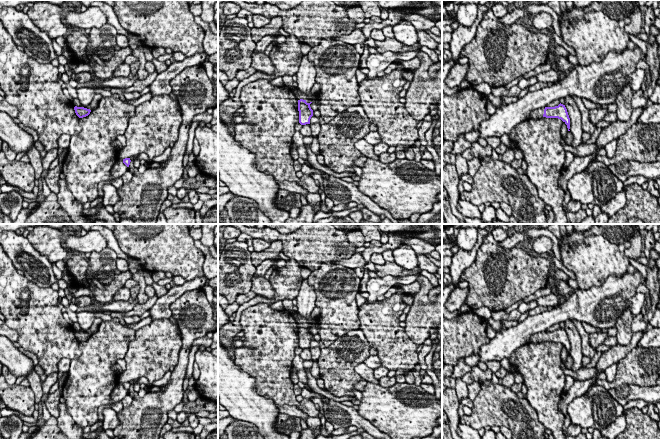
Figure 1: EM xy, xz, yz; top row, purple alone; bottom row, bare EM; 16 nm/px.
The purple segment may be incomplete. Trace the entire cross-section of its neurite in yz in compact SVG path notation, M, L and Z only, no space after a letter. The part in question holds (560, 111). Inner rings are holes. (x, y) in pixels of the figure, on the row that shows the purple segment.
M560 103L555 107L545 107L544 110L538 108L533 110L529 116L532 119L541 119L543 117L561 119L567 125L568 131L570 131L570 118L565 105Z

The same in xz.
M294 88L298 92L298 111L299 111L299 123L301 125L310 124L310 119L313 116L313 110L310 107L310 103L307 103L306 100L310 99L311 101L315 99L315 96L311 93L310 96L306 96L297 88Z

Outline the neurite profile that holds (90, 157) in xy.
M115 93L111 97L102 97L98 106L92 109L88 116L80 118L79 125L82 130L78 135L71 136L62 164L67 187L80 203L85 204L98 198L98 184L110 180L111 169L119 159L119 151L112 143L118 135L124 135L129 118L135 115L135 109L133 105L124 103Z

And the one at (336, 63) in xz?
M322 39L317 46L311 48L307 56L316 69L315 81L320 88L315 98L319 100L318 110L325 123L331 122L349 107L360 104L356 71L360 68L361 54L353 45L338 40Z

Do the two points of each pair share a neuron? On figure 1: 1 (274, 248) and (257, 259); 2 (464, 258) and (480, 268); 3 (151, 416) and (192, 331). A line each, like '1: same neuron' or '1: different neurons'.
1: same neuron
2: different neurons
3: same neuron

